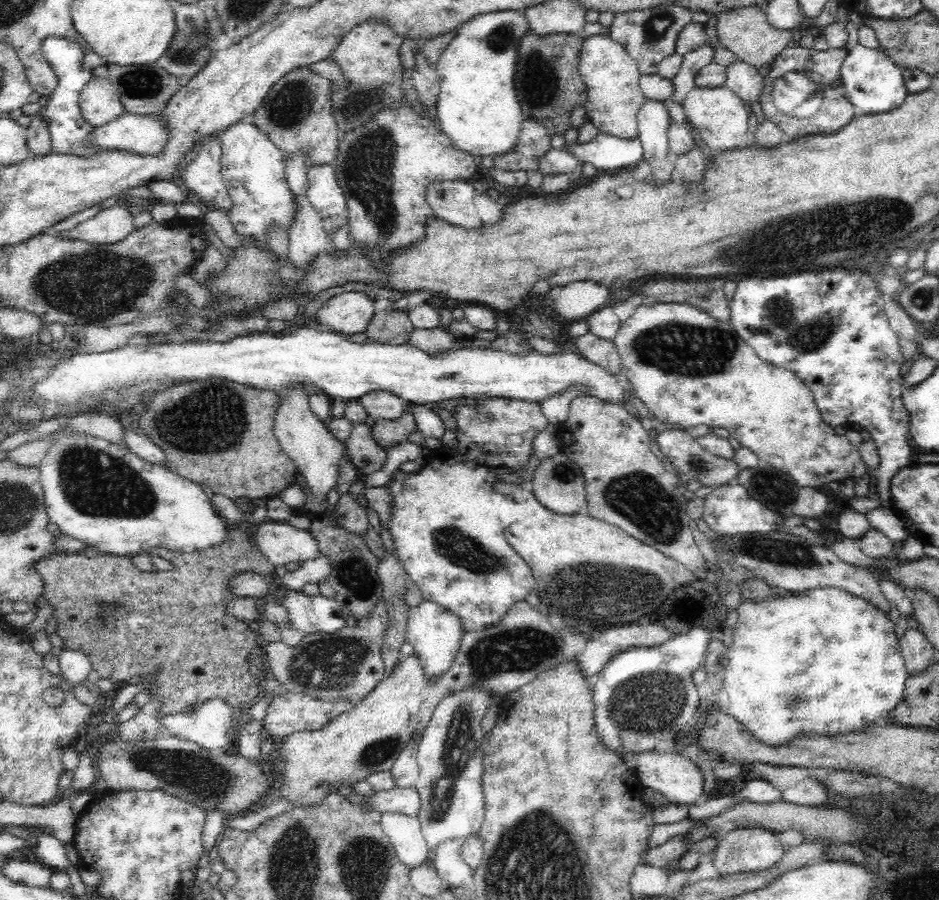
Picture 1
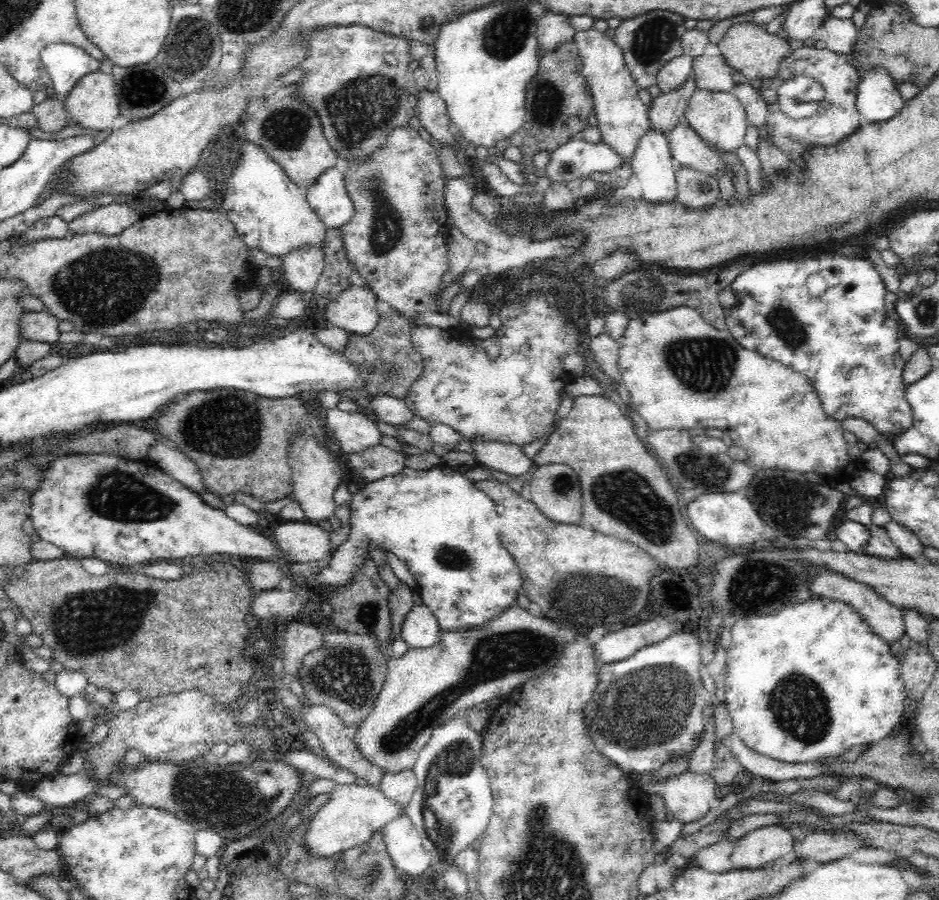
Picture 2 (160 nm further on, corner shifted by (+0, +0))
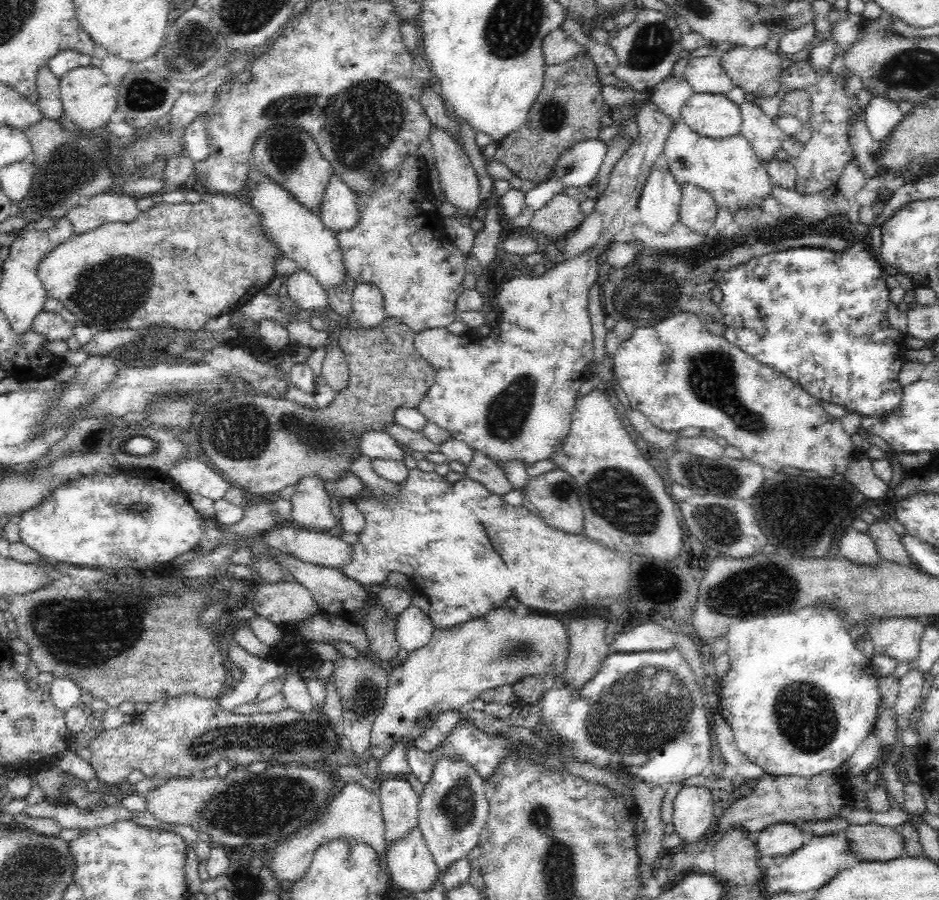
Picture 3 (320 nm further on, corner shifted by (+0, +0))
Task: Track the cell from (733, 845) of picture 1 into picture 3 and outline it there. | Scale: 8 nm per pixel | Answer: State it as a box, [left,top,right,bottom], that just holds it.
[757,822,807,856]

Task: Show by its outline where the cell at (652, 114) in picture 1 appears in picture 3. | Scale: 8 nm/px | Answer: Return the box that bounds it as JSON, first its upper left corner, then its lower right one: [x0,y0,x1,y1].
[638,162,681,233]

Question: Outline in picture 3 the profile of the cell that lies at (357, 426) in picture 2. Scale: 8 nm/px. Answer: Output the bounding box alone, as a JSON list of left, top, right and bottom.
[357,431,406,461]

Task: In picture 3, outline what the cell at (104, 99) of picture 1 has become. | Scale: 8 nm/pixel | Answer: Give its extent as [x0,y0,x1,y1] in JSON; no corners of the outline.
[59,65,119,132]

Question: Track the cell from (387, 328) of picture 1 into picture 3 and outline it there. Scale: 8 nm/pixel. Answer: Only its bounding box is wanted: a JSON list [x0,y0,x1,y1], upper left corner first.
[200,317,435,496]

